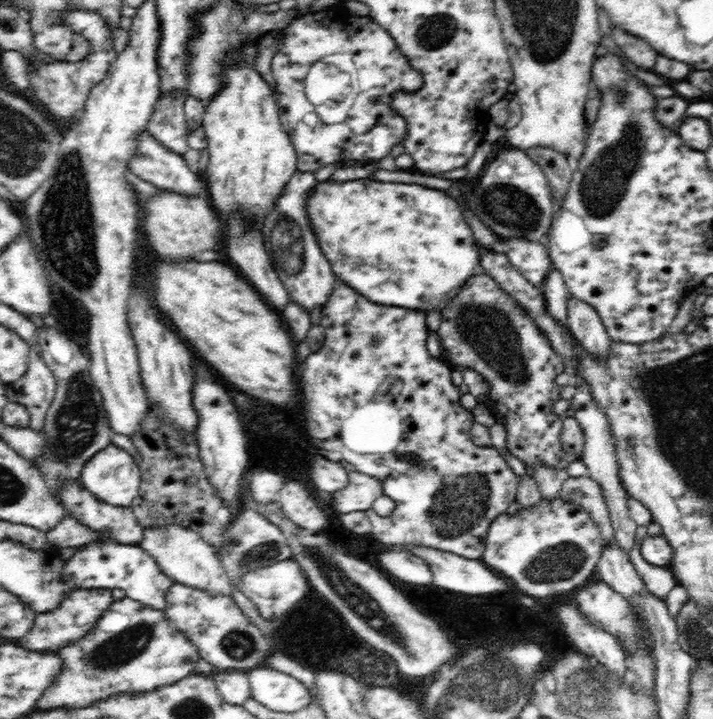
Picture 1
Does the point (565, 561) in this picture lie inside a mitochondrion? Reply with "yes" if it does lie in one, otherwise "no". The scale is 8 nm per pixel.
yes

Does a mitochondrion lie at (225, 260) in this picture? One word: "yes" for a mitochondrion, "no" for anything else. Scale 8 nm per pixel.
no

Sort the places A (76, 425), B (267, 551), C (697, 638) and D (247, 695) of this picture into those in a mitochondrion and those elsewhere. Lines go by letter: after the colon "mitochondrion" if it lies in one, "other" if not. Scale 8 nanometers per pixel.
A: mitochondrion
B: mitochondrion
C: mitochondrion
D: other

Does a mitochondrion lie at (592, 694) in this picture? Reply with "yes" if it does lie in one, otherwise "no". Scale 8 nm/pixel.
yes

